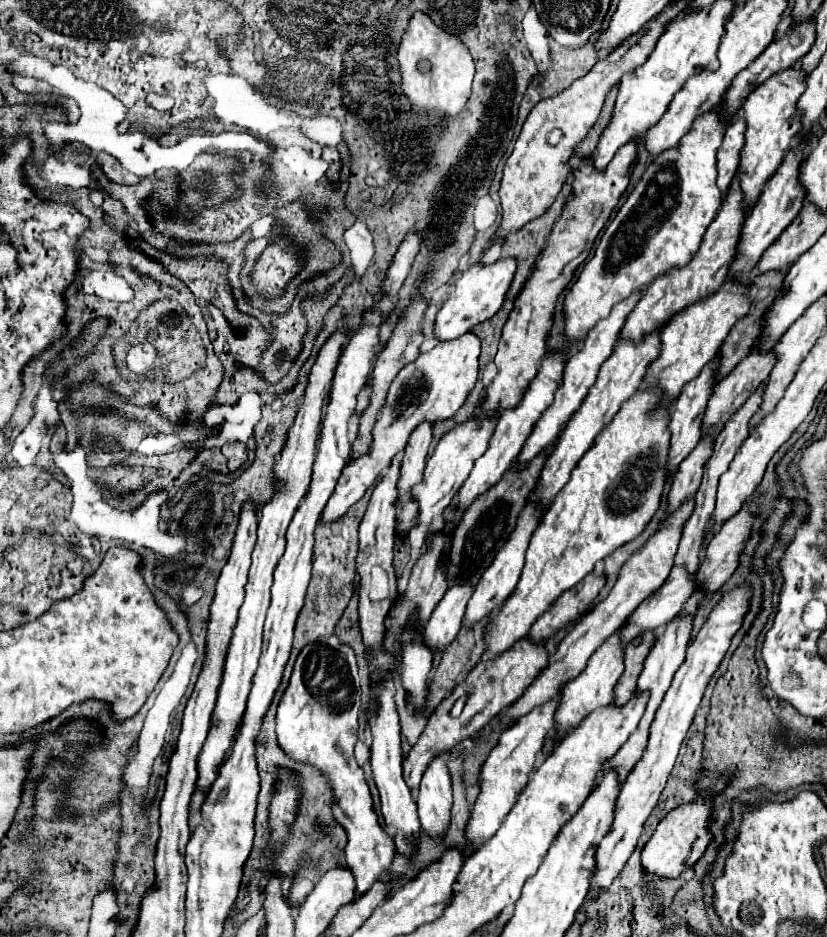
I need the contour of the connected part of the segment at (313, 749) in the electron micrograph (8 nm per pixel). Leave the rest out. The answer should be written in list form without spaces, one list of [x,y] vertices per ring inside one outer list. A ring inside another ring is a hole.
[[[327,643],[305,645],[295,661],[289,687],[279,701],[275,731],[279,747],[285,751],[285,755],[289,755],[293,761],[313,765],[327,779],[327,785],[331,787],[333,819],[347,833],[345,859],[357,881],[357,895],[363,895],[373,881],[389,879],[395,843],[377,821],[369,785],[353,755],[359,729],[359,707],[361,683],[353,649],[347,645],[333,649]]]

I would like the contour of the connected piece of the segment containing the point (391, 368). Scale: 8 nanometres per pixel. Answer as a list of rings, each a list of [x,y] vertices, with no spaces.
[[[415,299],[405,315],[405,319],[397,325],[397,329],[393,331],[391,339],[387,341],[387,347],[379,353],[377,361],[375,361],[375,369],[373,369],[373,395],[371,395],[371,403],[369,407],[365,409],[365,413],[361,415],[361,423],[359,423],[359,437],[357,441],[353,443],[353,451],[351,451],[351,457],[357,457],[357,453],[365,453],[365,449],[369,449],[369,437],[371,437],[371,429],[373,429],[373,421],[381,409],[381,405],[385,403],[385,393],[393,381],[393,377],[399,373],[399,369],[403,365],[407,365],[409,361],[417,359],[419,355],[419,345],[423,343],[423,333],[421,333],[421,321],[423,321],[423,315],[425,315],[425,301],[421,299]]]

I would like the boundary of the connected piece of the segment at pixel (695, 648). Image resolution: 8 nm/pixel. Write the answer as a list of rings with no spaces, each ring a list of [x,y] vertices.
[[[739,585],[737,589],[729,589],[721,595],[721,601],[713,607],[713,611],[709,613],[705,625],[701,627],[701,631],[695,635],[695,639],[689,643],[687,647],[687,657],[683,661],[683,665],[677,669],[671,687],[667,689],[661,707],[657,709],[655,721],[649,729],[649,743],[647,749],[643,753],[643,757],[637,761],[637,765],[633,767],[633,771],[629,773],[621,795],[617,799],[617,817],[613,821],[613,829],[611,833],[601,841],[599,849],[597,849],[597,869],[591,881],[591,889],[587,895],[587,901],[583,903],[583,907],[599,893],[605,891],[613,879],[621,873],[621,869],[625,867],[625,861],[629,859],[629,855],[633,853],[637,839],[643,831],[643,825],[647,821],[647,817],[651,815],[653,807],[657,805],[657,799],[667,783],[667,777],[675,765],[679,747],[685,739],[685,733],[693,721],[693,715],[701,703],[701,697],[705,693],[705,687],[711,679],[711,675],[717,671],[721,659],[725,657],[731,637],[739,631],[739,627],[743,625],[743,617],[749,611],[749,603],[751,603],[751,587],[749,585]]]

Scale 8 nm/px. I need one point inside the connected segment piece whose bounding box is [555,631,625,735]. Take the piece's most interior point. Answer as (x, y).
(593, 687)

